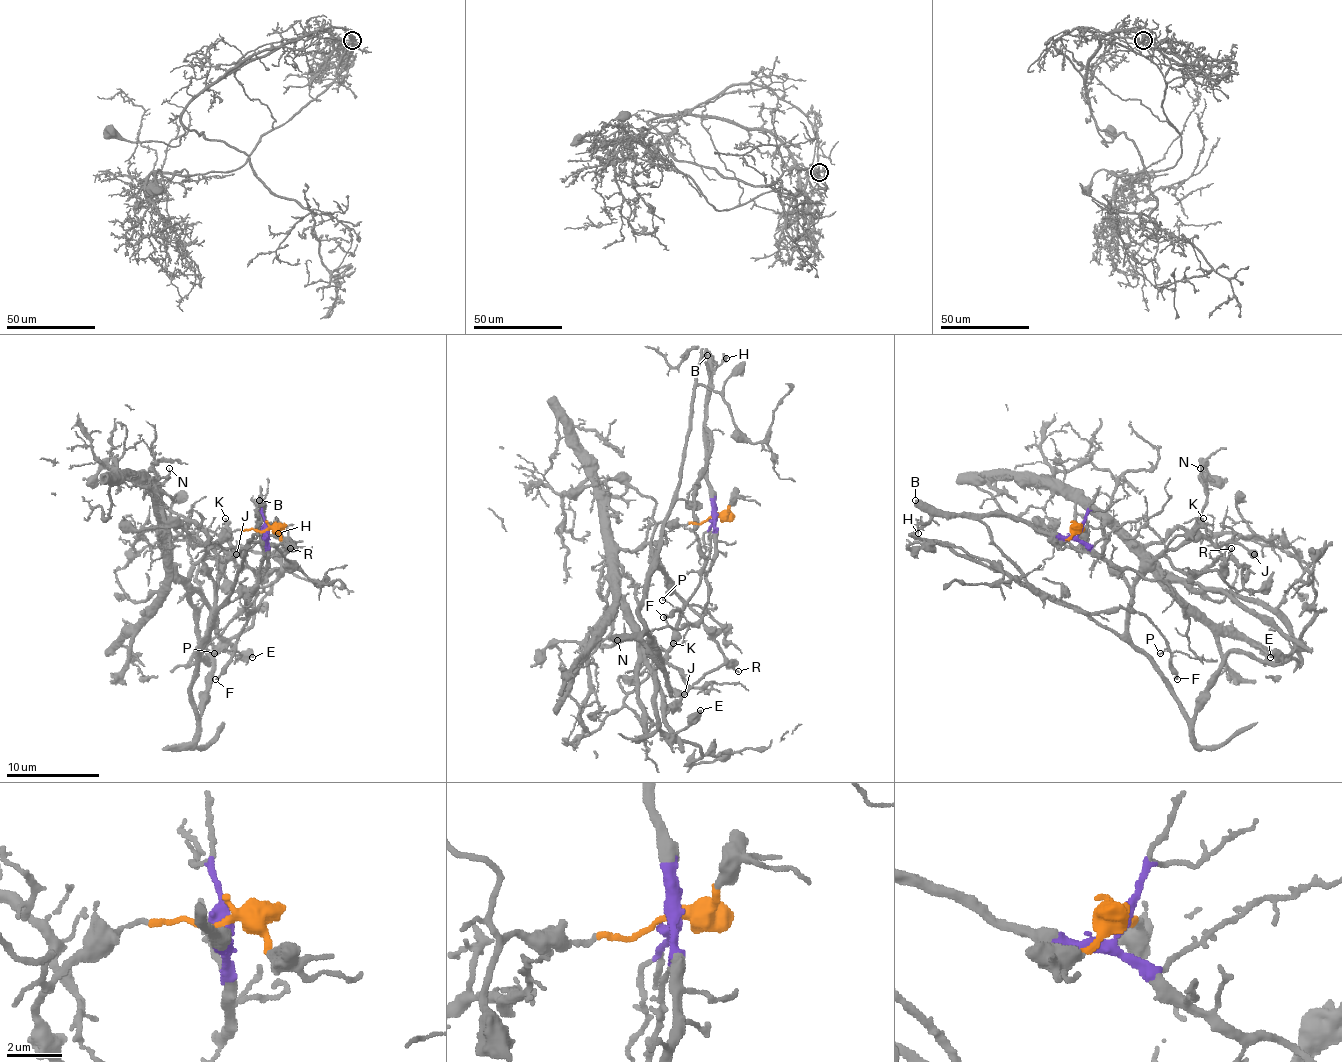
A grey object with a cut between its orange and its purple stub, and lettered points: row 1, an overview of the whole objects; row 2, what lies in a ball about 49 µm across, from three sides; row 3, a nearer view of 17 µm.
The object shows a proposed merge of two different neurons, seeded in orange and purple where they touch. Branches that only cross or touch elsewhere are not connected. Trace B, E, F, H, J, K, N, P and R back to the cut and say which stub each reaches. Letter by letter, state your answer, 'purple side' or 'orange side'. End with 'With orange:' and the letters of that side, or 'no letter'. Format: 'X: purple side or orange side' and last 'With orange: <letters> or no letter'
B: purple side
E: orange side
F: purple side
H: purple side
J: orange side
K: orange side
N: orange side
P: purple side
R: orange side
With orange: E, J, K, N, R

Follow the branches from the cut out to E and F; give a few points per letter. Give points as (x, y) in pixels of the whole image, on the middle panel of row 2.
E: (713, 518), (661, 522), (652, 536), (661, 569), (638, 606), (659, 657), (657, 725), (673, 736), (701, 711)
F: (713, 518), (703, 422), (710, 439), (708, 464), (694, 497), (703, 573), (685, 606), (664, 618)

